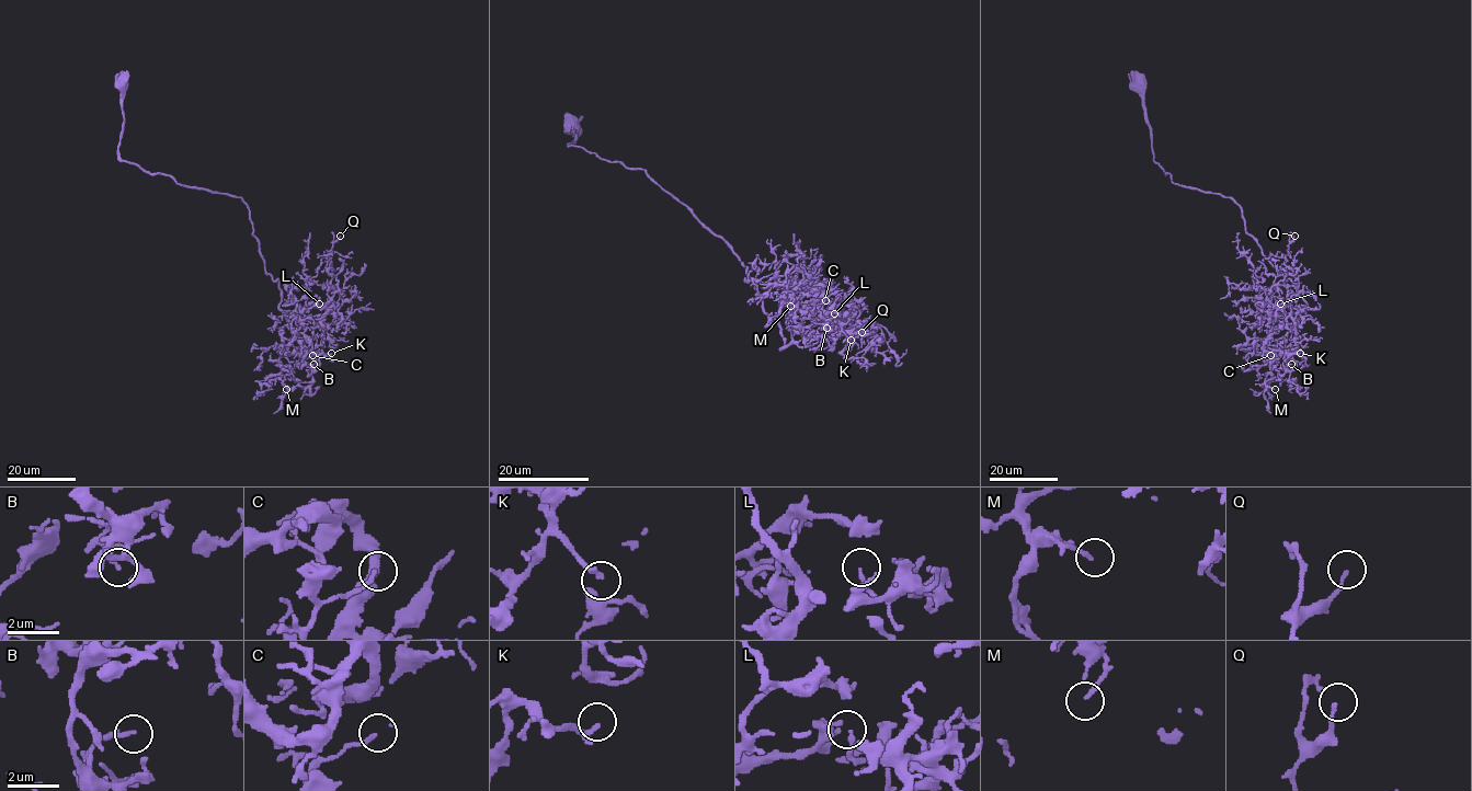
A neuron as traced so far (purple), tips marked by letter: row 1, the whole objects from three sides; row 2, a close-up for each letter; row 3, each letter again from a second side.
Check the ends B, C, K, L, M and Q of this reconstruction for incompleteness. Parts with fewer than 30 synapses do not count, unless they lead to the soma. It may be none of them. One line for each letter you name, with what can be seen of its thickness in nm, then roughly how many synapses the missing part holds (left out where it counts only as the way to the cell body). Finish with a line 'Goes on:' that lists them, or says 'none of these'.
K: 190 nm thick; about 40 synapses
Goes on: K

